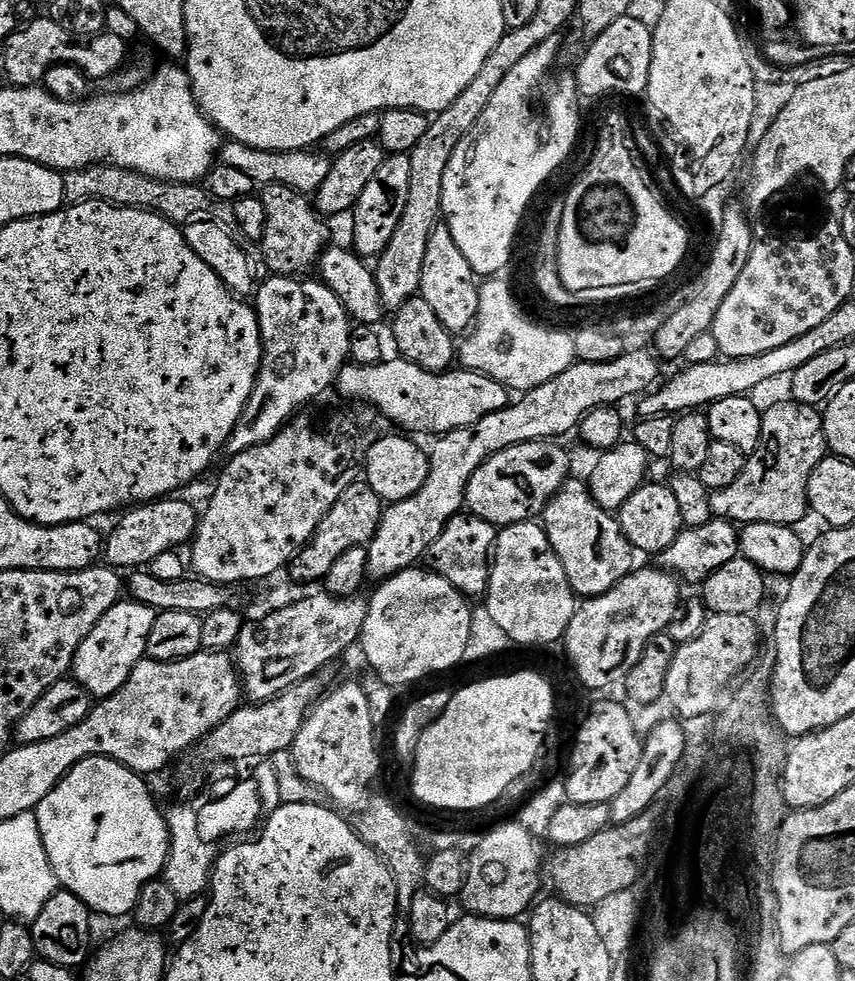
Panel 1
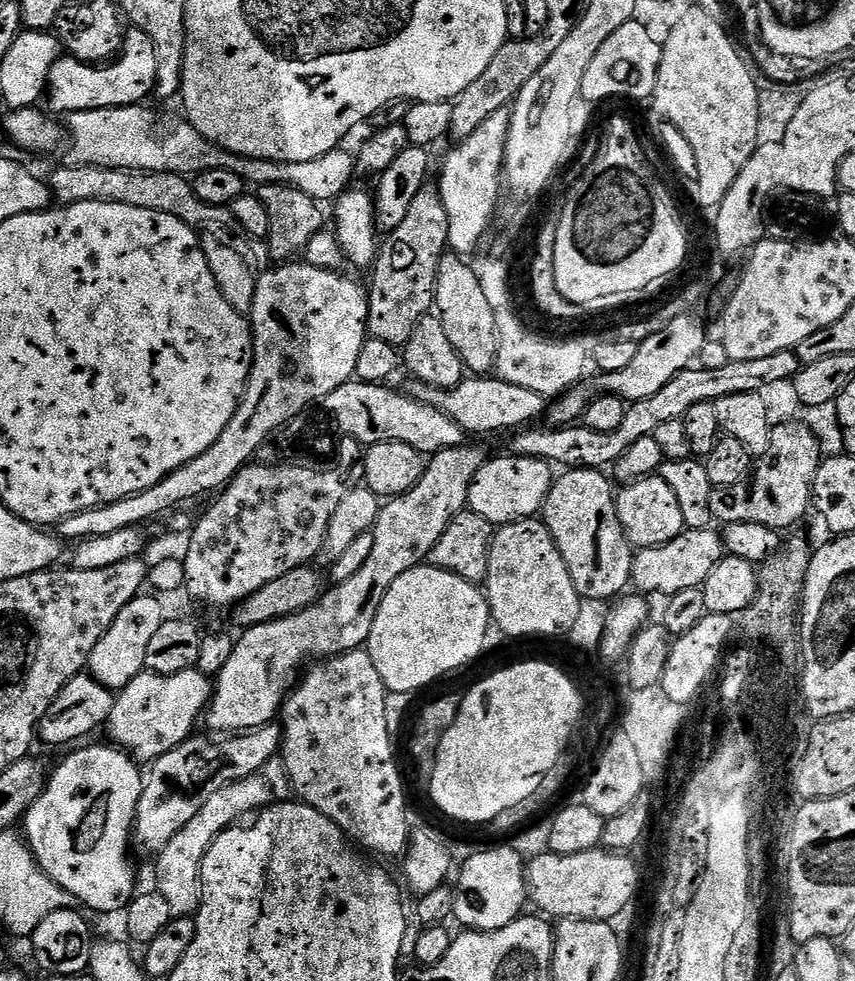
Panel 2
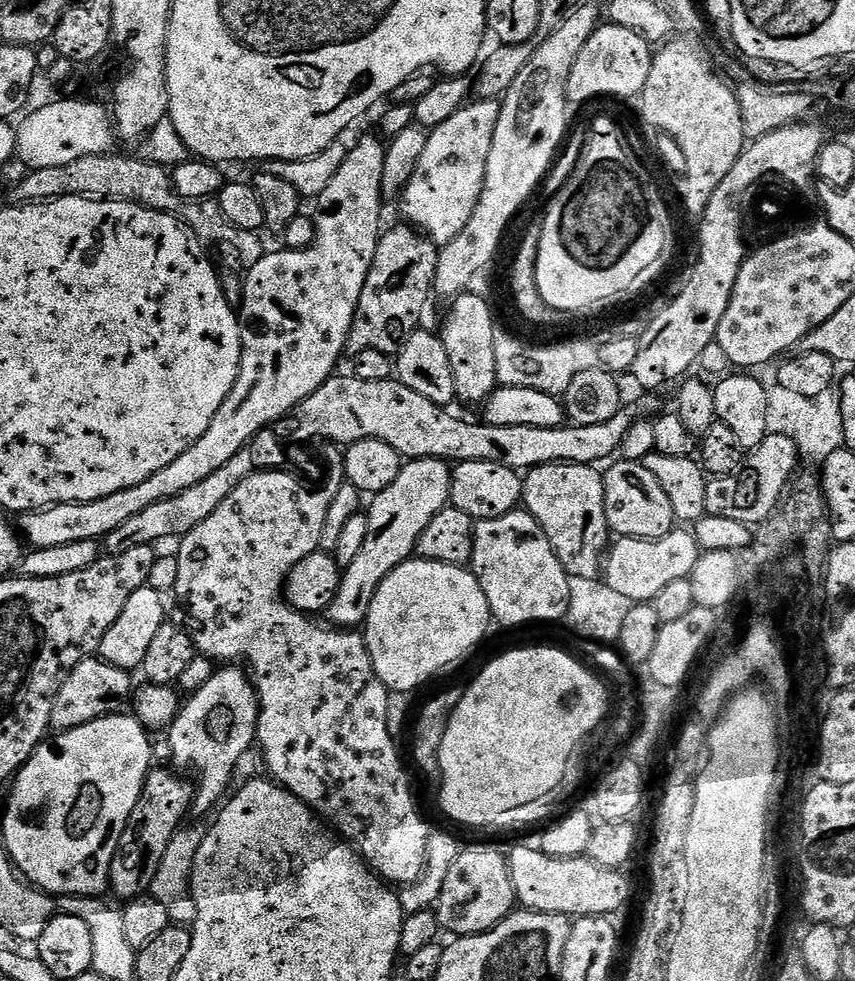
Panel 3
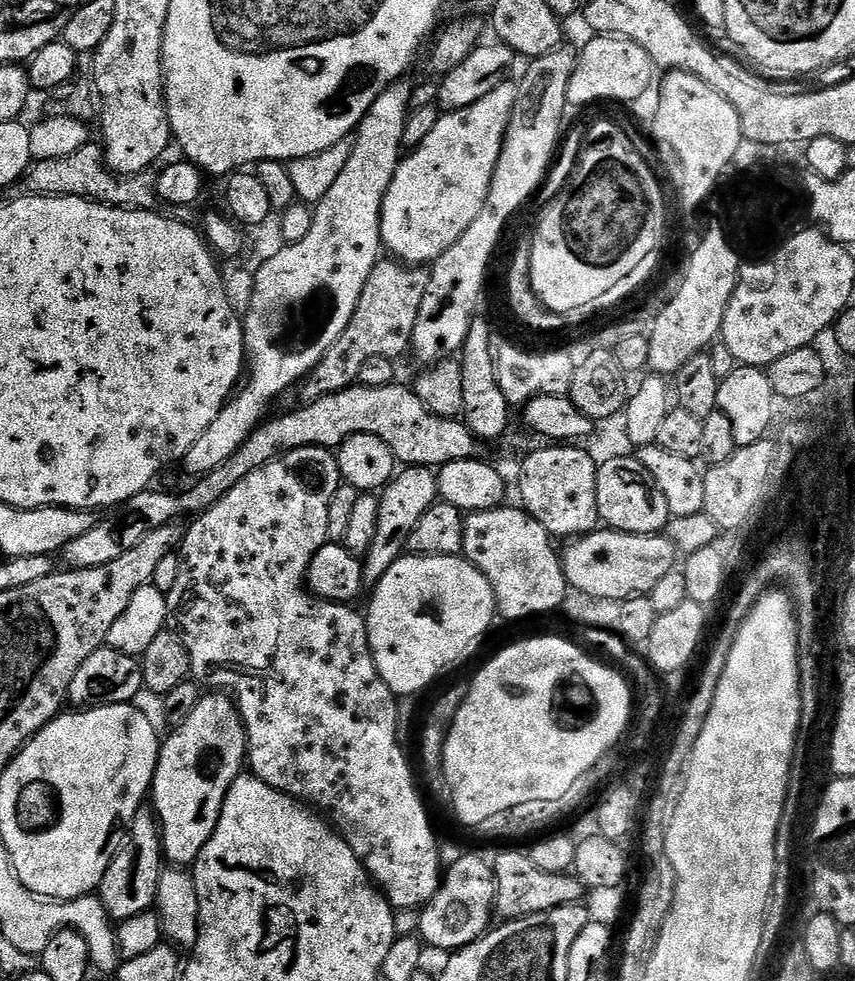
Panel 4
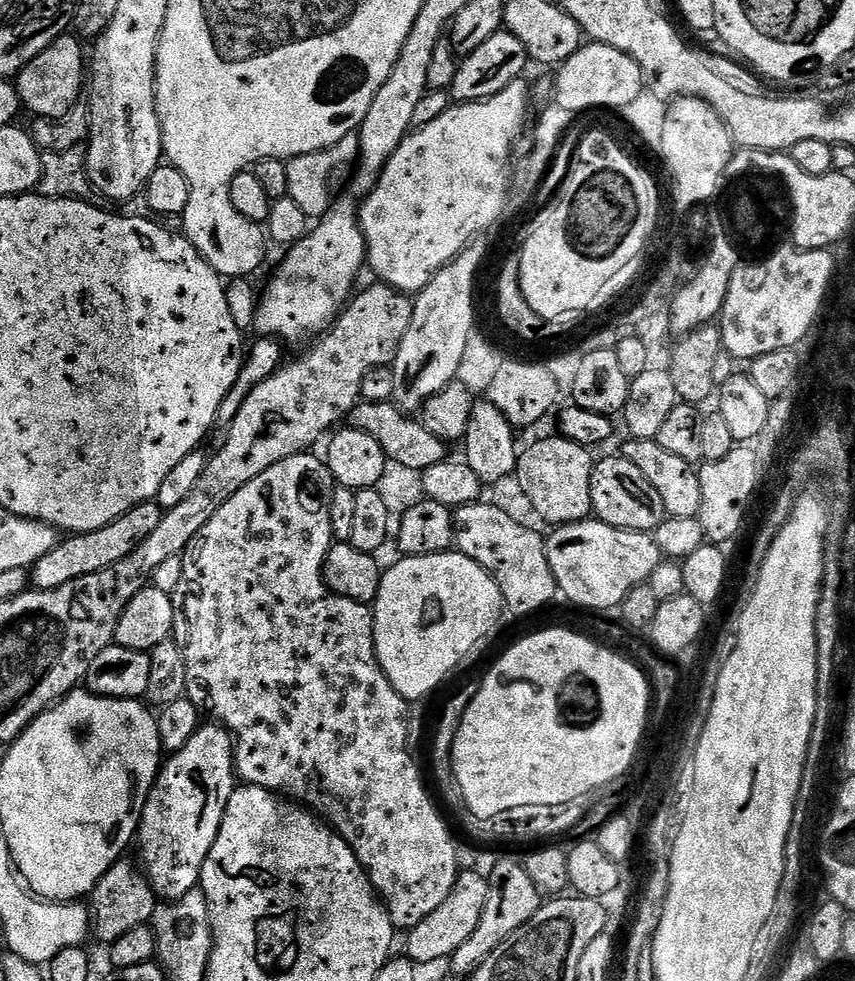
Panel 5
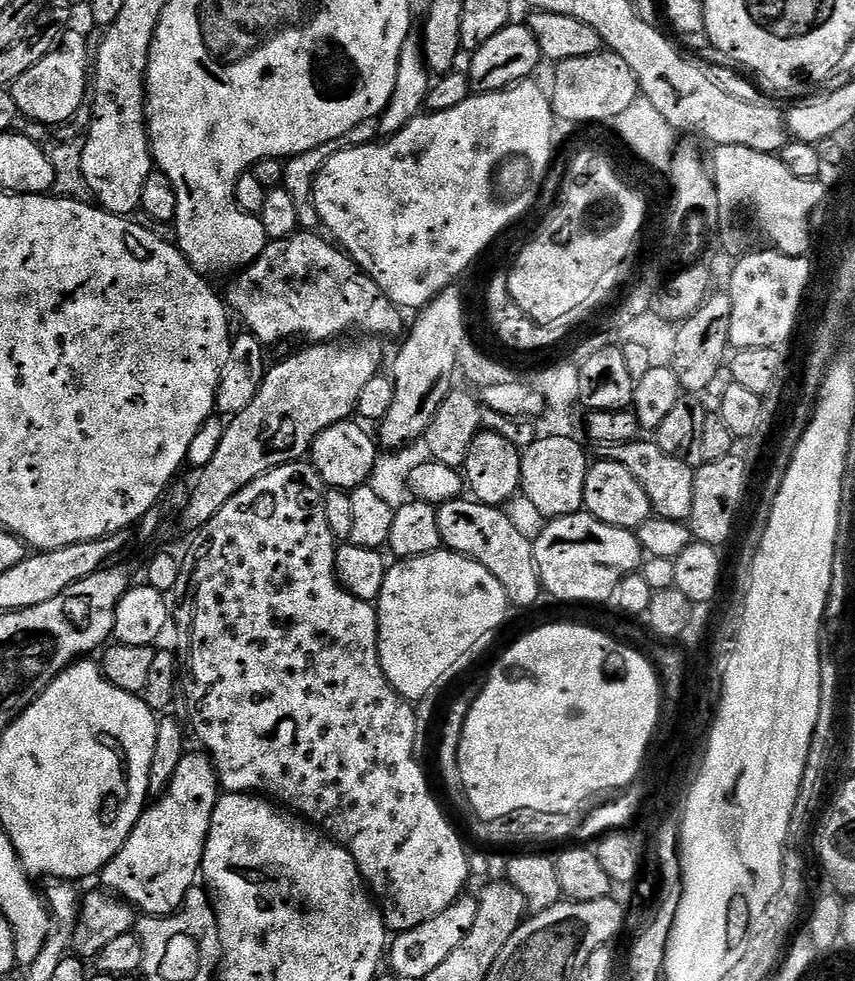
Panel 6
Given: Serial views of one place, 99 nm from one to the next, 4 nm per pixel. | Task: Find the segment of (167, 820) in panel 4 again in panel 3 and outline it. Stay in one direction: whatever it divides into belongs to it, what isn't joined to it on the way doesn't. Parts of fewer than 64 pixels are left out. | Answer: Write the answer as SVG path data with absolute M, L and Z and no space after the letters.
M240 666L217 667L210 682L183 701L180 713L172 721L166 735L168 748L172 751L171 763L177 769L189 768L193 772L191 775L196 787L193 813L208 812L212 807L215 809L225 799L224 791L240 759L247 754L251 744L253 747L257 743L256 723L259 717L260 701L256 699L256 687L249 673Z

